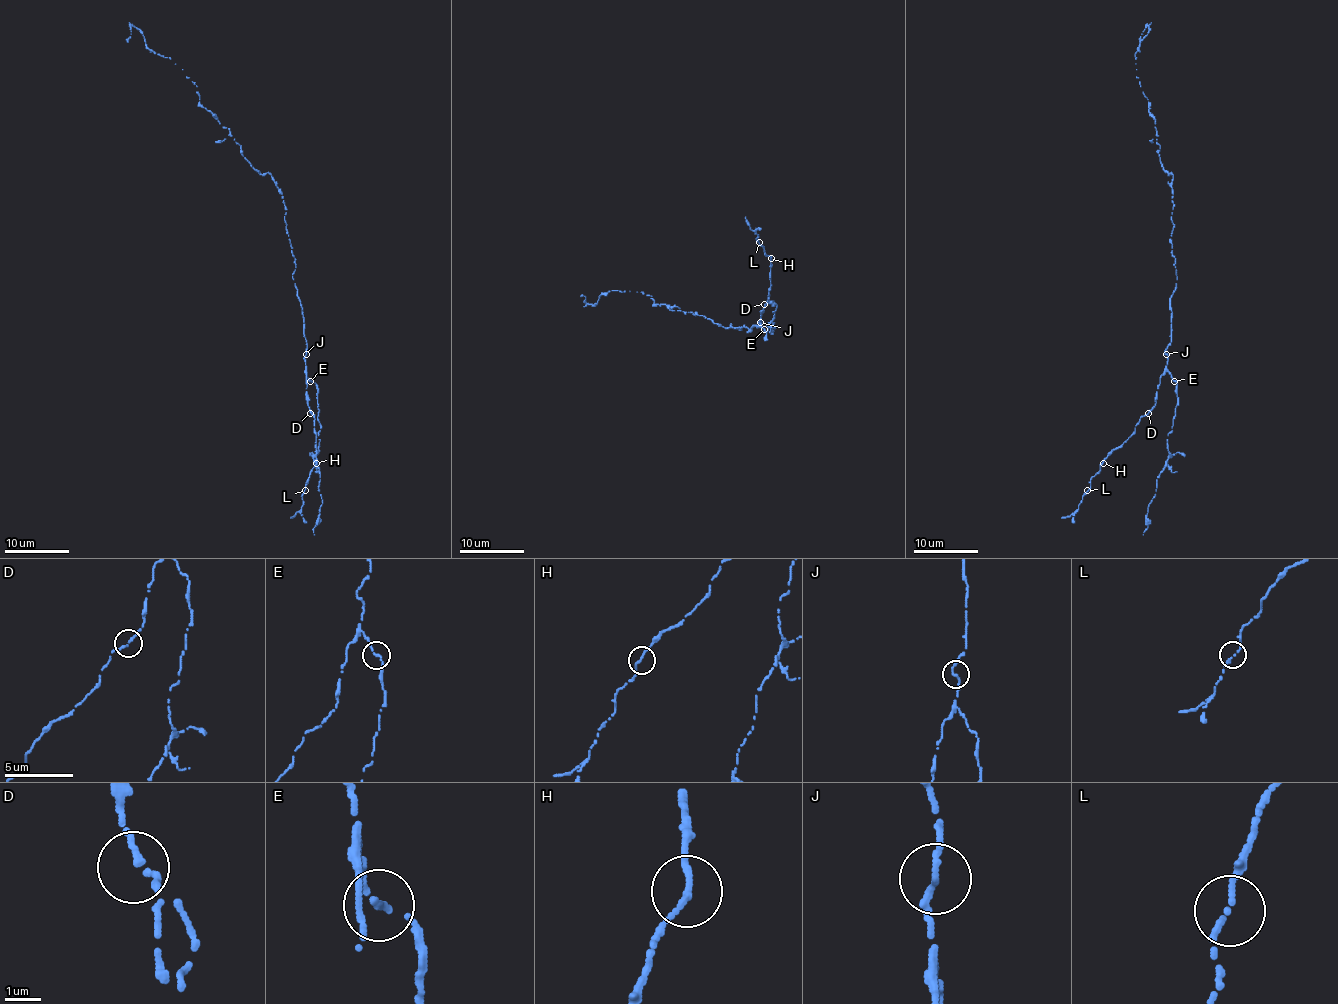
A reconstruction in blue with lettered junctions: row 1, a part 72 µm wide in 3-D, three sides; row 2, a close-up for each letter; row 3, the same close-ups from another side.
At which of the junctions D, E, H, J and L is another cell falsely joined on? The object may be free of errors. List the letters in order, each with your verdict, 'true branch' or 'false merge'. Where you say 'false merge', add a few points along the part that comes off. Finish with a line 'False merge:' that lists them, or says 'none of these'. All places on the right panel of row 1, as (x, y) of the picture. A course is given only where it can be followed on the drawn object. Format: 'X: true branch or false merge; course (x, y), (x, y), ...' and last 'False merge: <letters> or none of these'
D: true branch
E: true branch
H: true branch
J: true branch
L: true branch
False merge: none of these

